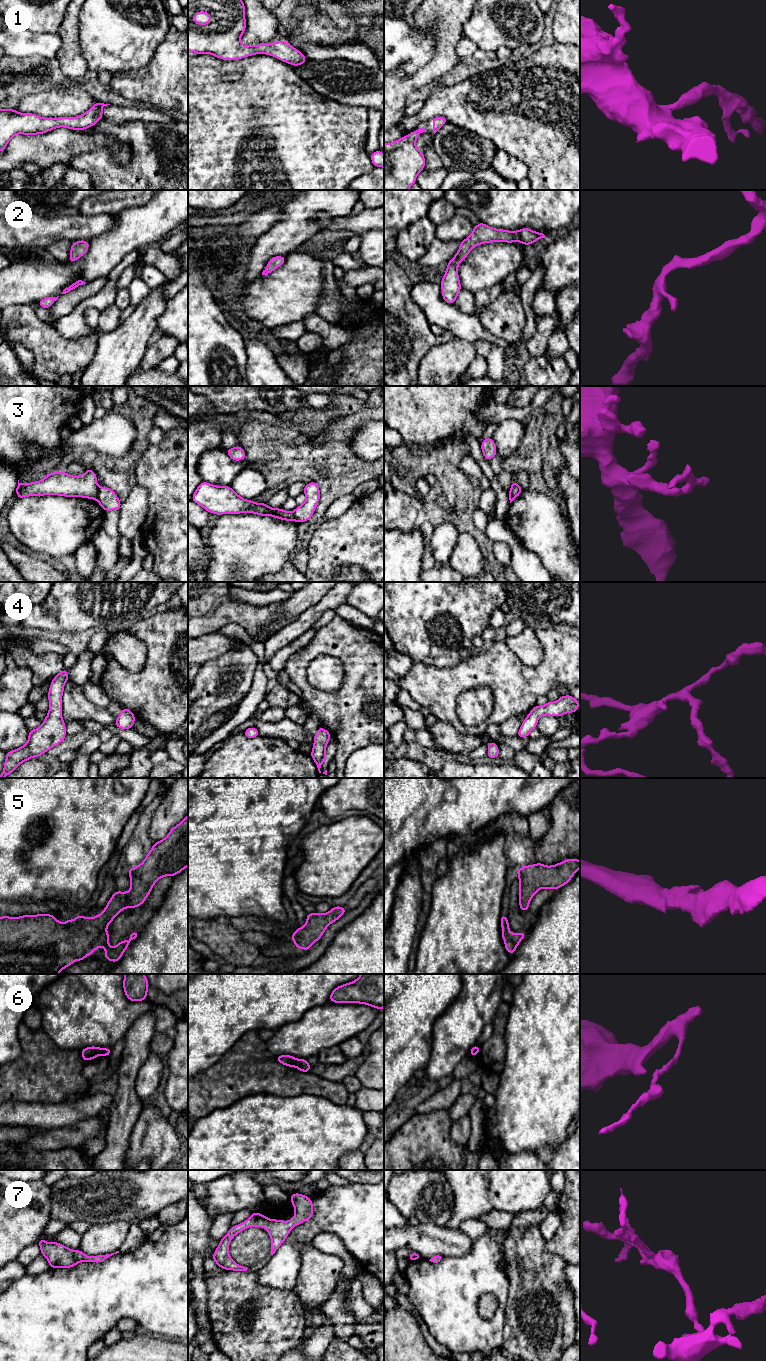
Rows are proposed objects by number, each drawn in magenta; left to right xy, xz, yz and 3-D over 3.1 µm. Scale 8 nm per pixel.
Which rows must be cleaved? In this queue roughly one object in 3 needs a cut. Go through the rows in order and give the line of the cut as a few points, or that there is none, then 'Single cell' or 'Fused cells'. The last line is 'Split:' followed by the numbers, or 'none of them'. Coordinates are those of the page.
1: No split. Single cell
2: No split. Single cell
3: Split along xy (99, 488), (95, 498). Fused cells
4: No split. Single cell
5: No split. Single cell
6: Split along xz (297, 1059), (294, 1066). Fused cells
7: Split along xz (290, 1220), (294, 1226). Fused cells
Split: 3, 6, 7

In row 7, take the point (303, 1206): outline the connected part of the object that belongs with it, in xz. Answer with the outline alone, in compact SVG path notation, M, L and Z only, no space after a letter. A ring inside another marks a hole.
M300 1193L290 1195L290 1200L295 1210L295 1216L291 1219L295 1227L313 1217L313 1203L311 1198Z

